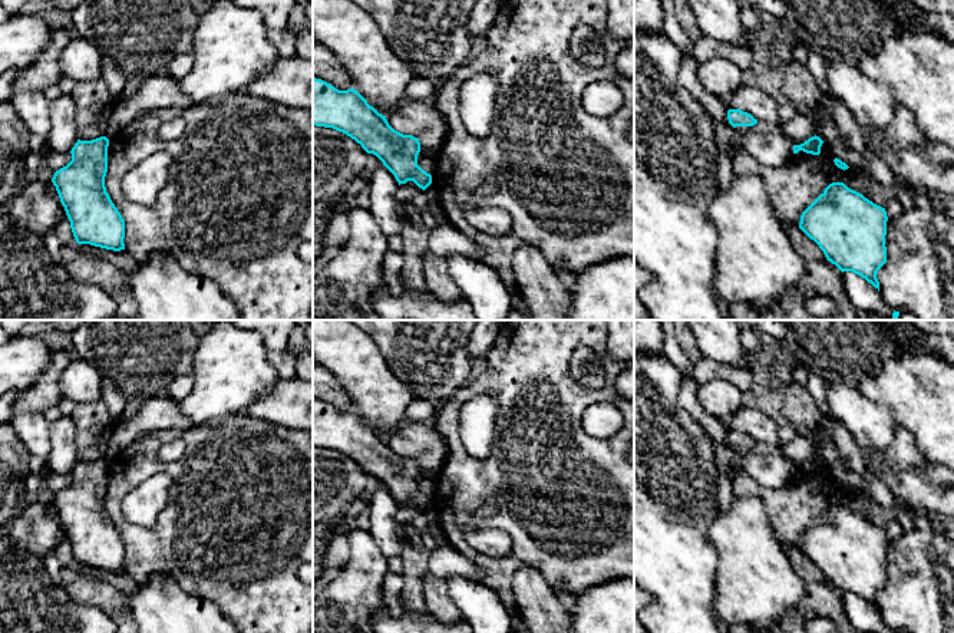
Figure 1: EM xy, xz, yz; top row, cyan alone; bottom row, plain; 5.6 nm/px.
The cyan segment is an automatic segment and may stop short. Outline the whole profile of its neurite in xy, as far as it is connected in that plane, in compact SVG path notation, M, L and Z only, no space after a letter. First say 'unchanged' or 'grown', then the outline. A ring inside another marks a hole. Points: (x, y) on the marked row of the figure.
unchanged; M106 136L92 141L77 139L70 151L72 161L55 172L52 182L56 187L62 205L65 207L76 243L121 251L125 250L125 221L105 187L108 146L109 139Z

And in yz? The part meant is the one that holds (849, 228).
unchanged; M832 182L802 212L799 228L823 251L842 273L852 271L879 291L878 270L887 263L887 211L844 182Z

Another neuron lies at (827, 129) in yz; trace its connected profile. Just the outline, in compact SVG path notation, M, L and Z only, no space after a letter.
M823 119L816 128L816 136L819 136L825 144L831 145L839 135L838 126L833 119Z

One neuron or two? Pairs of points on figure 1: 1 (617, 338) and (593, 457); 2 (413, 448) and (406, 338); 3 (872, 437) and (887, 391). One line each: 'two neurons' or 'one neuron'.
1: two neurons
2: two neurons
3: two neurons

